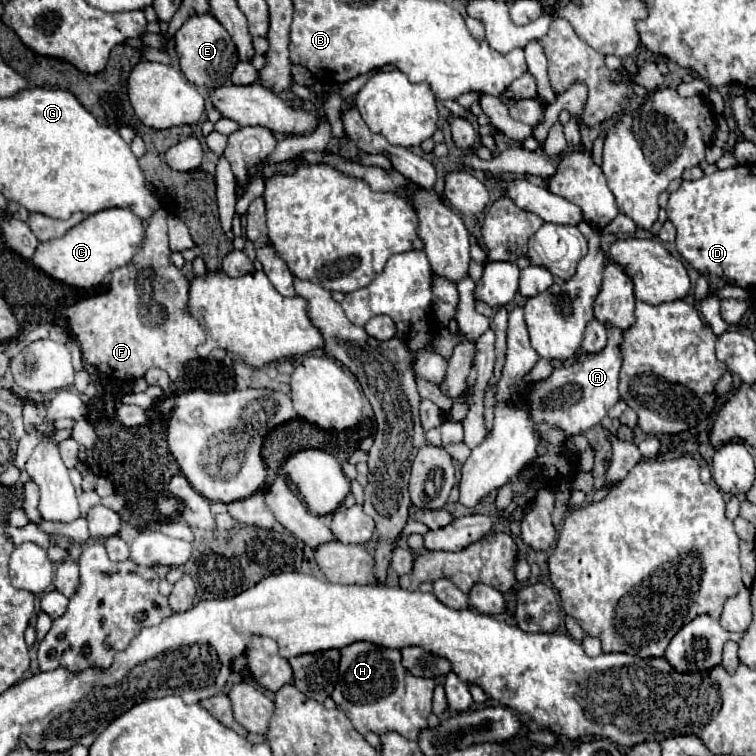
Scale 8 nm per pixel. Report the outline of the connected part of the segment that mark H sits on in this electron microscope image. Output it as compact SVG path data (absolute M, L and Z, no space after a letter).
M354 643L340 651L340 675L332 691L332 699L352 721L358 733L390 733L396 731L410 741L418 741L420 731L426 729L428 715L432 713L432 691L434 679L414 677L402 667L400 651L384 649L374 643Z

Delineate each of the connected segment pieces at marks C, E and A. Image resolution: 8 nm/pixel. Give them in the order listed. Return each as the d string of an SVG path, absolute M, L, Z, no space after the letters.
M112 207L88 215L64 237L40 243L32 261L54 279L60 279L74 287L90 289L100 285L110 271L128 265L136 255L136 251L142 247L142 243L144 243L144 221L136 217L130 209Z
M194 15L184 21L184 25L174 35L174 49L180 59L180 69L186 79L198 87L218 87L230 81L230 75L238 63L238 51L228 31L216 21L214 15Z
M606 325L606 347L598 353L580 353L572 363L564 367L556 367L554 377L550 381L542 381L538 389L534 389L534 423L546 421L554 427L564 429L566 437L574 437L584 433L586 429L598 425L620 399L618 395L618 369L622 361L618 361L618 345L622 343L622 331L616 325Z

